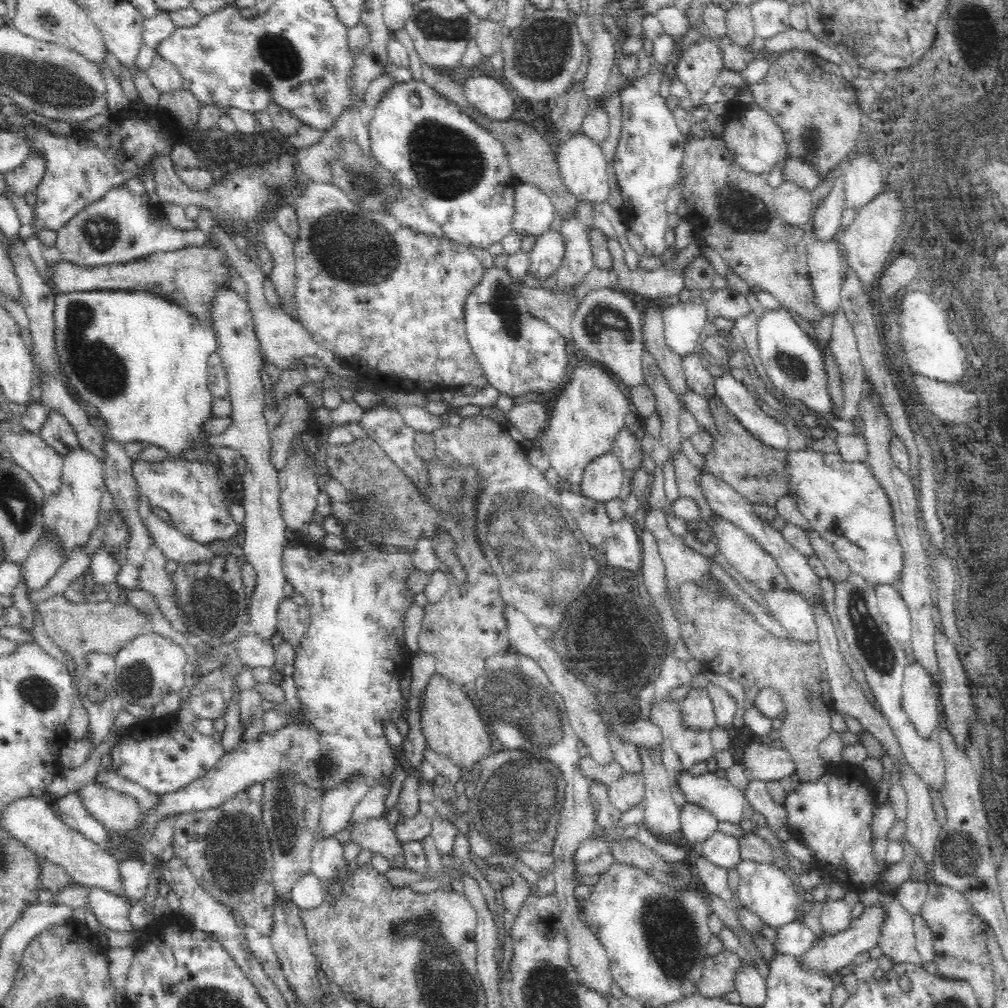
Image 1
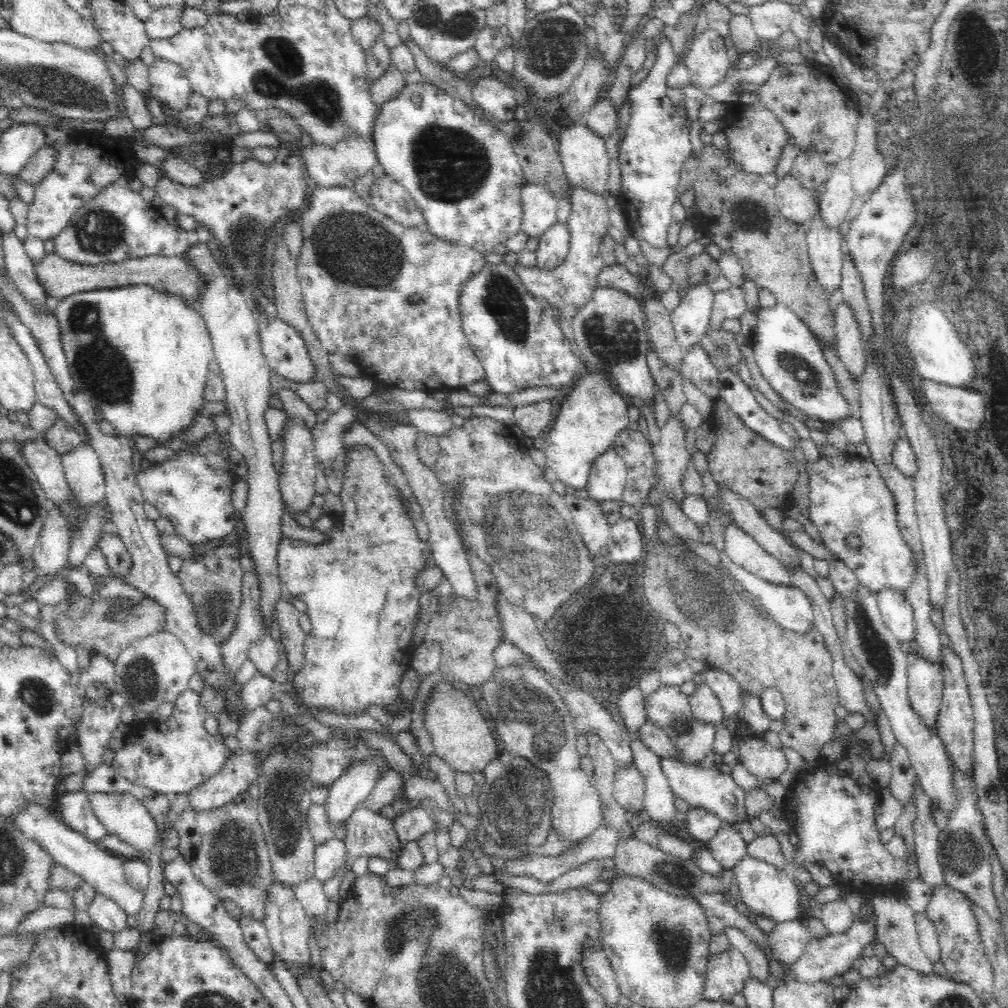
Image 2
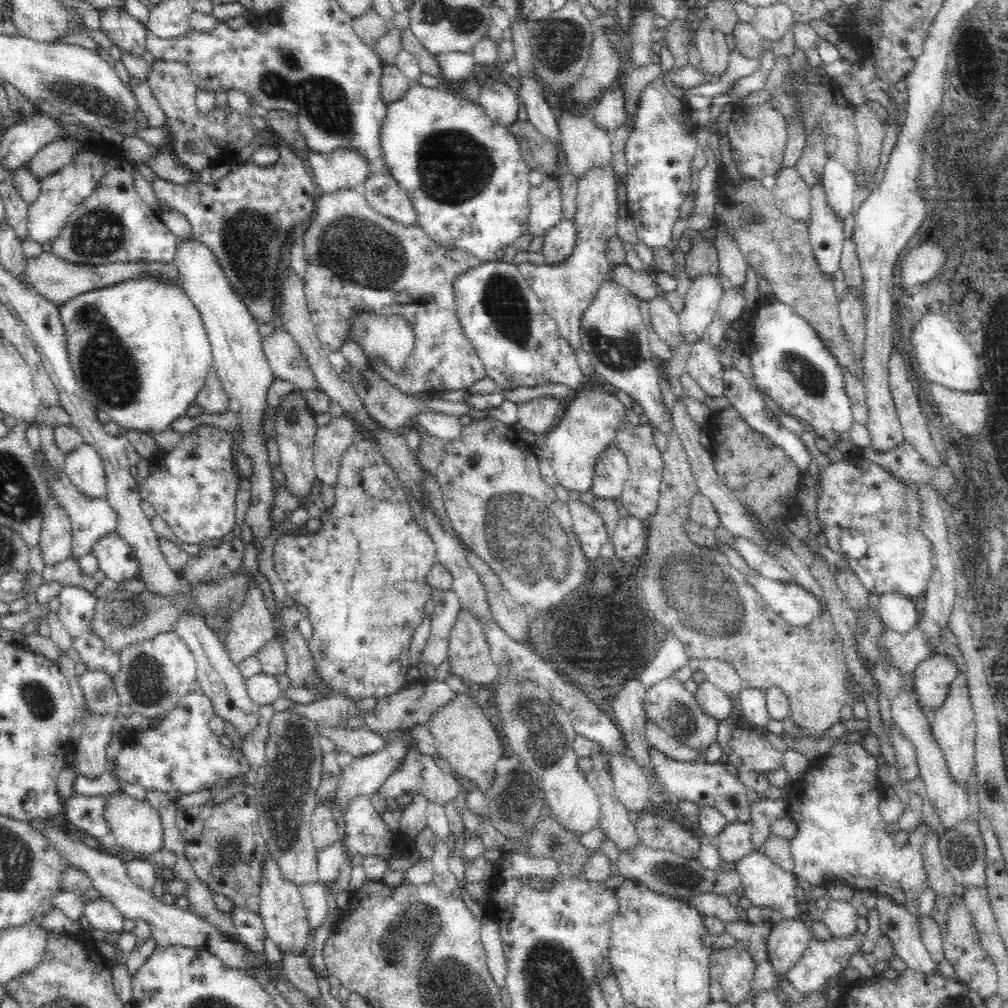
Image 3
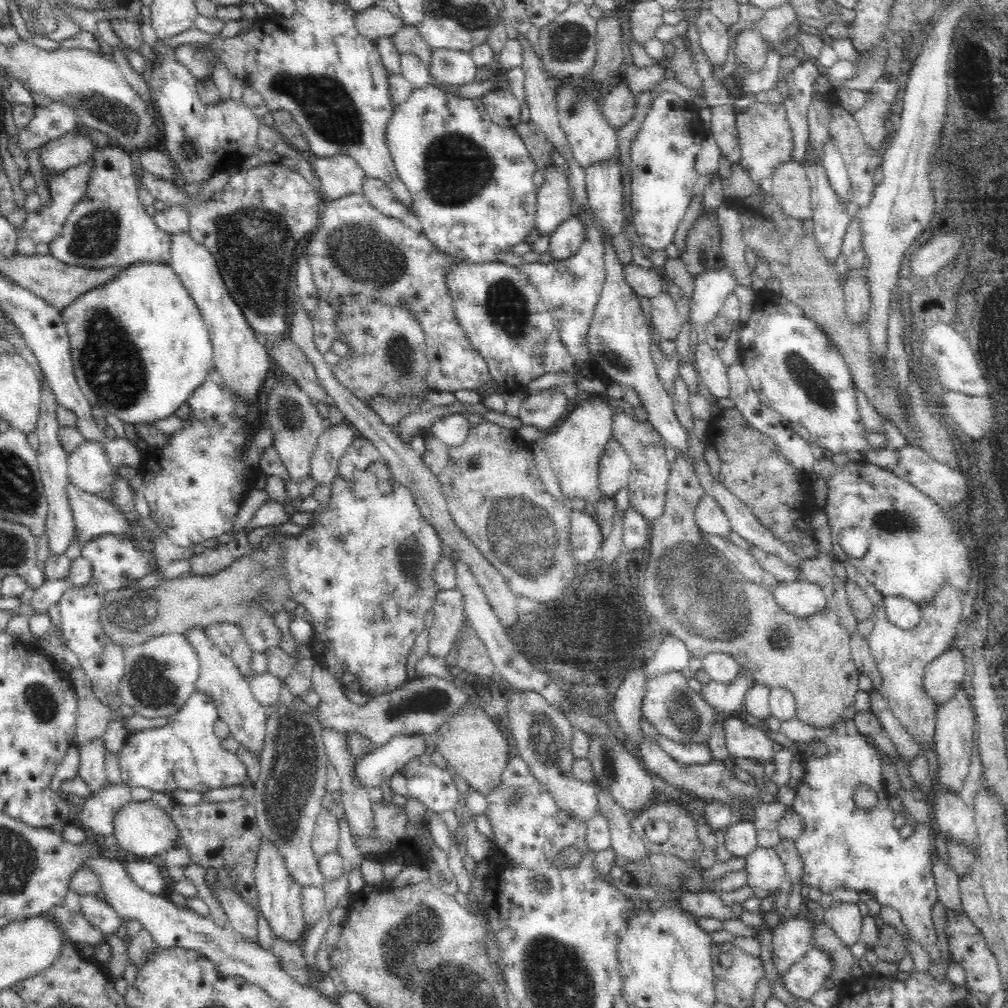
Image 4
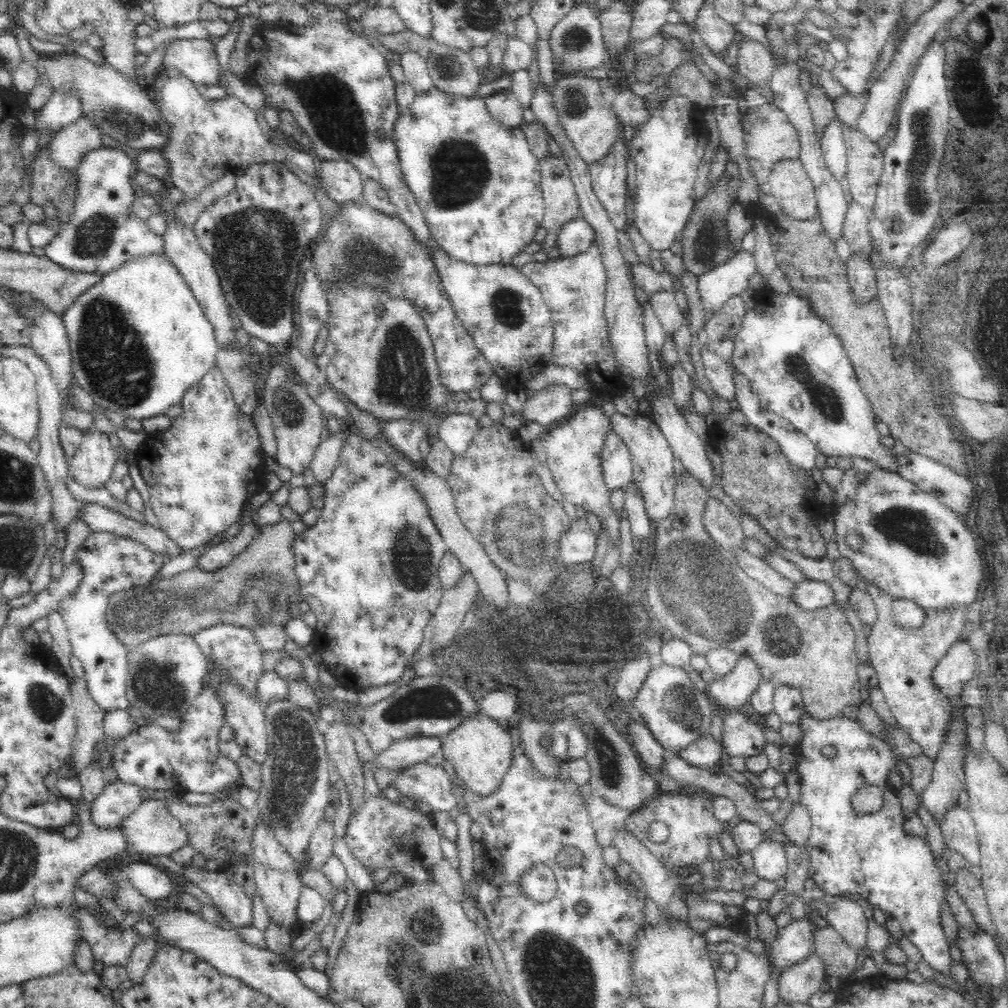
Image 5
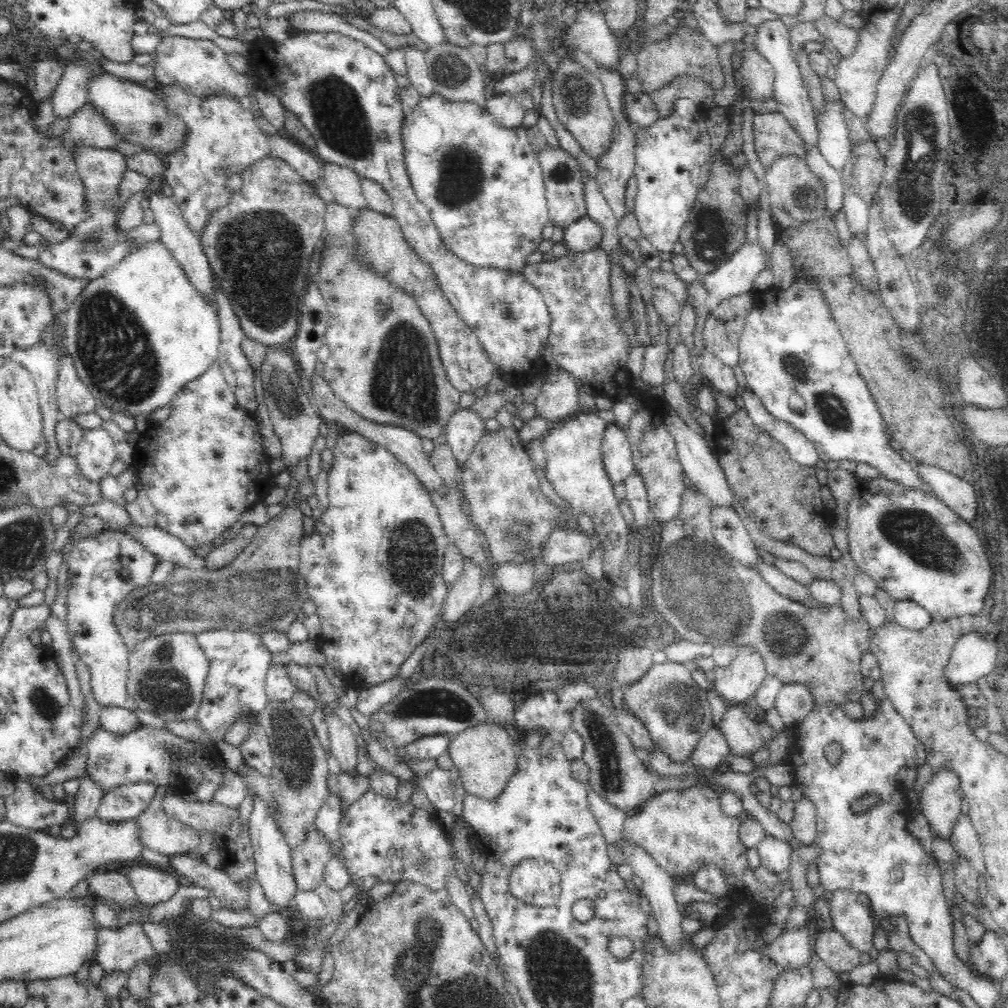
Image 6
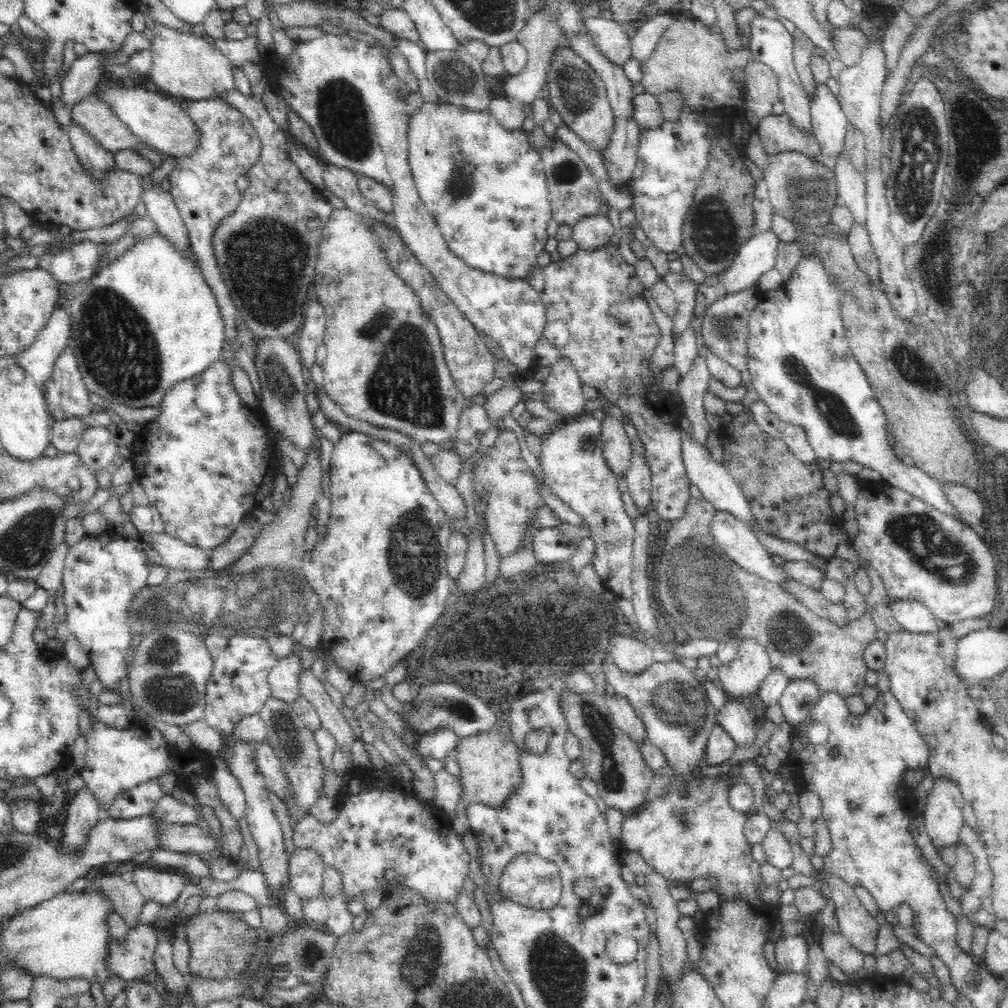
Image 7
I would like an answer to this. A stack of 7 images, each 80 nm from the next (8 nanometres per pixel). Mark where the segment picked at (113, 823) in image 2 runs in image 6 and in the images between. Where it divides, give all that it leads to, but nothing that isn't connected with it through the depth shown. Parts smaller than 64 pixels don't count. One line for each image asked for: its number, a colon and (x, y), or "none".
3: (136, 826)
4: (140, 827)
5: (150, 829)
6: (156, 830)

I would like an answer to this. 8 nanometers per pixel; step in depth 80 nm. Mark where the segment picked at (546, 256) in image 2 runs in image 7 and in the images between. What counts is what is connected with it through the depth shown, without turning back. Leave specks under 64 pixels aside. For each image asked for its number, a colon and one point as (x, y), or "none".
3: (559, 240)
4: (564, 241)
5: (573, 237)
6: (583, 234)
7: (590, 233)

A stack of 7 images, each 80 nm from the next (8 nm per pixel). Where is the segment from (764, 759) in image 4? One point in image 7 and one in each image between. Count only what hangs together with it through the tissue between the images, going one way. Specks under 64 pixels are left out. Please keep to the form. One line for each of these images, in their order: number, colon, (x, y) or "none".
5: (741, 737)
6: (741, 734)
7: (734, 717)

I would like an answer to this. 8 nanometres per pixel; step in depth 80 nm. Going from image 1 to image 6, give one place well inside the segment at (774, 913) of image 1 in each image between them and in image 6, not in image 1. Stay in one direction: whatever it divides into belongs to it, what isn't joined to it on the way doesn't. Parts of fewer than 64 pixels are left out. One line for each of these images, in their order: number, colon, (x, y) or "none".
2: (769, 891)
3: (766, 885)
4: (765, 875)
5: (768, 859)
6: (774, 854)

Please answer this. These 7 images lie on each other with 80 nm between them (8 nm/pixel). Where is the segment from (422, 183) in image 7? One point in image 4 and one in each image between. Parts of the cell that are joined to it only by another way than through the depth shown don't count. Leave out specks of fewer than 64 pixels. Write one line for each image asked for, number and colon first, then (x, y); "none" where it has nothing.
4: (471, 184)
5: (478, 186)
6: (482, 184)

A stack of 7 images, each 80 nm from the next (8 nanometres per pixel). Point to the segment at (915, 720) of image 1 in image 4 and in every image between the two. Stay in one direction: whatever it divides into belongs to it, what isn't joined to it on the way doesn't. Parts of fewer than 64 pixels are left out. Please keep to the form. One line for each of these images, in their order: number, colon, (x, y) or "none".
2: (924, 681)
3: (930, 679)
4: (941, 677)

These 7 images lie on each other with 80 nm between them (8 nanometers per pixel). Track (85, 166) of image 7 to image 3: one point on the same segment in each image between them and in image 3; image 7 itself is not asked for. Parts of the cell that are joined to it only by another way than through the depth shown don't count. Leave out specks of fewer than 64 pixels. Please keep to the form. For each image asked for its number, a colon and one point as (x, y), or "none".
3: (112, 225)
4: (109, 226)
5: (101, 234)
6: (95, 244)

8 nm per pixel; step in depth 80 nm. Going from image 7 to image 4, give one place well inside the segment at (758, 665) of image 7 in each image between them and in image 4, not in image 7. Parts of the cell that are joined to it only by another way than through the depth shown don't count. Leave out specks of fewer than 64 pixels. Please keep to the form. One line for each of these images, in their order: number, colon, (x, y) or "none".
4: (724, 699)
5: (731, 692)
6: (736, 684)

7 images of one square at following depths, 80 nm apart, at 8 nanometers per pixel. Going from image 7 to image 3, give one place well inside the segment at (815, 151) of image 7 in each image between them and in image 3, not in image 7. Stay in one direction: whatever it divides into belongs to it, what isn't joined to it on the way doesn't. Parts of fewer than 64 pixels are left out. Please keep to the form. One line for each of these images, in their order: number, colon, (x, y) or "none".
3: (757, 151)
4: (764, 137)
5: (769, 137)
6: (774, 137)

